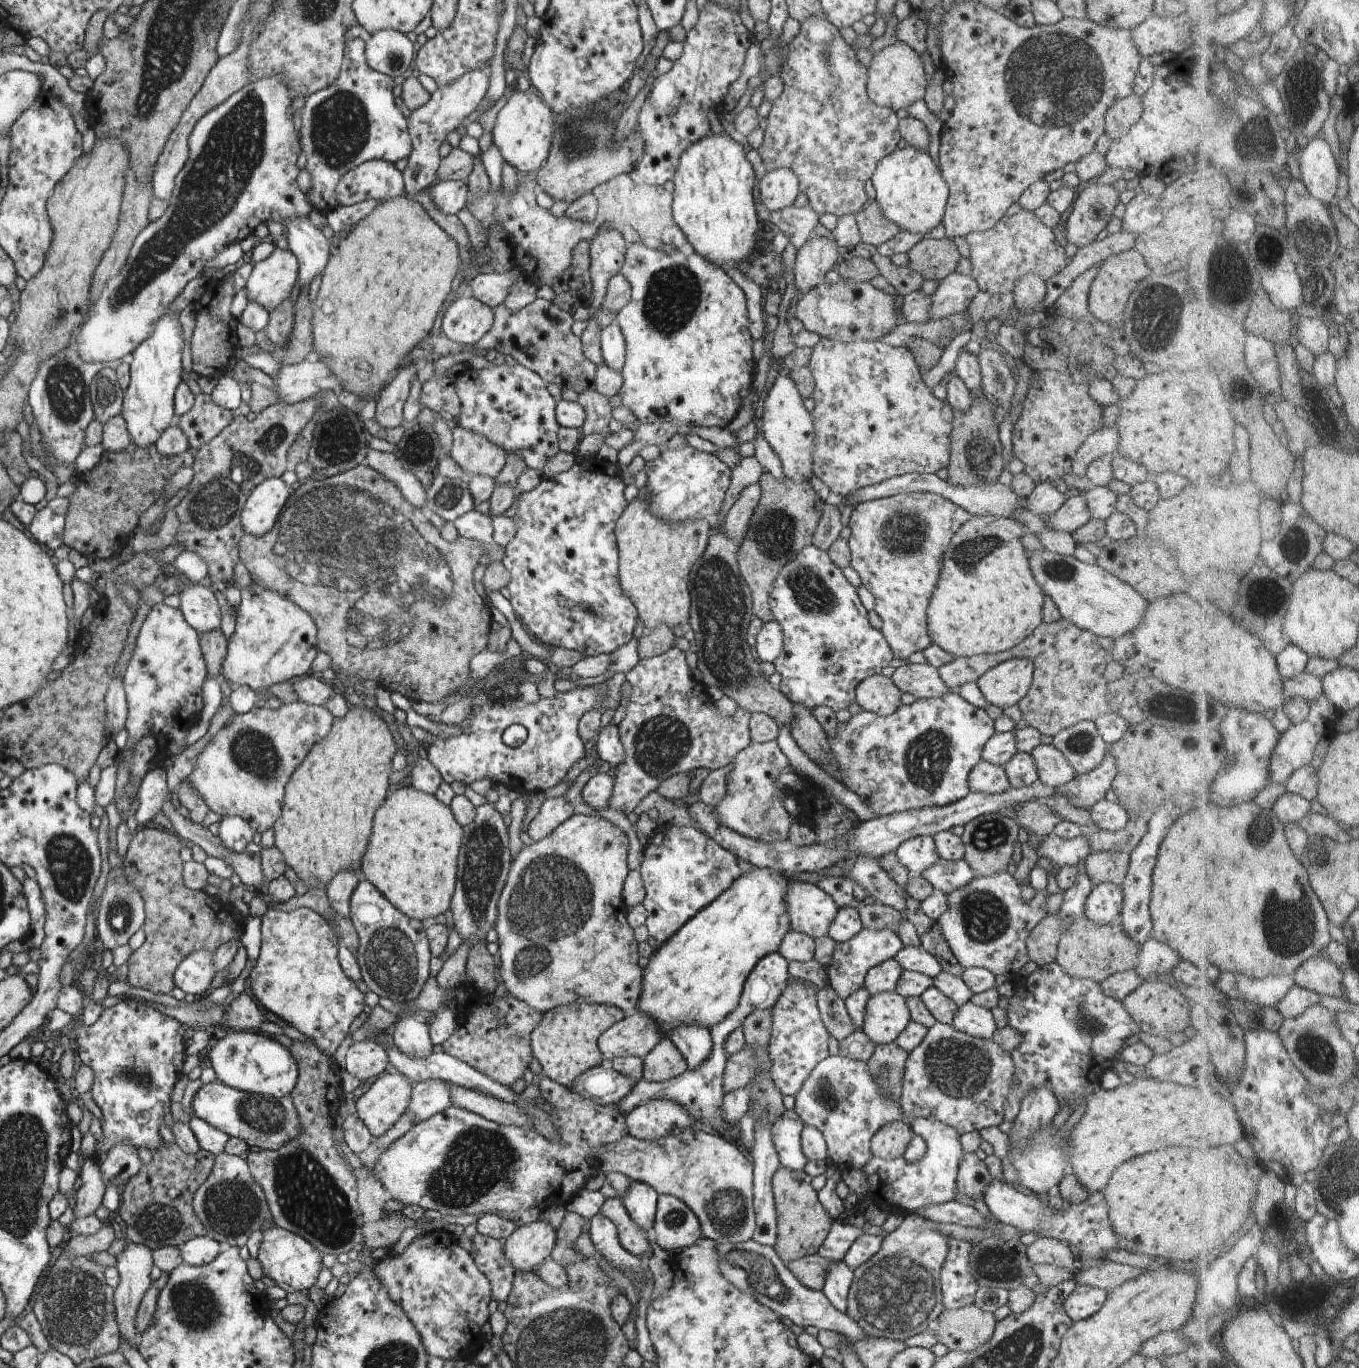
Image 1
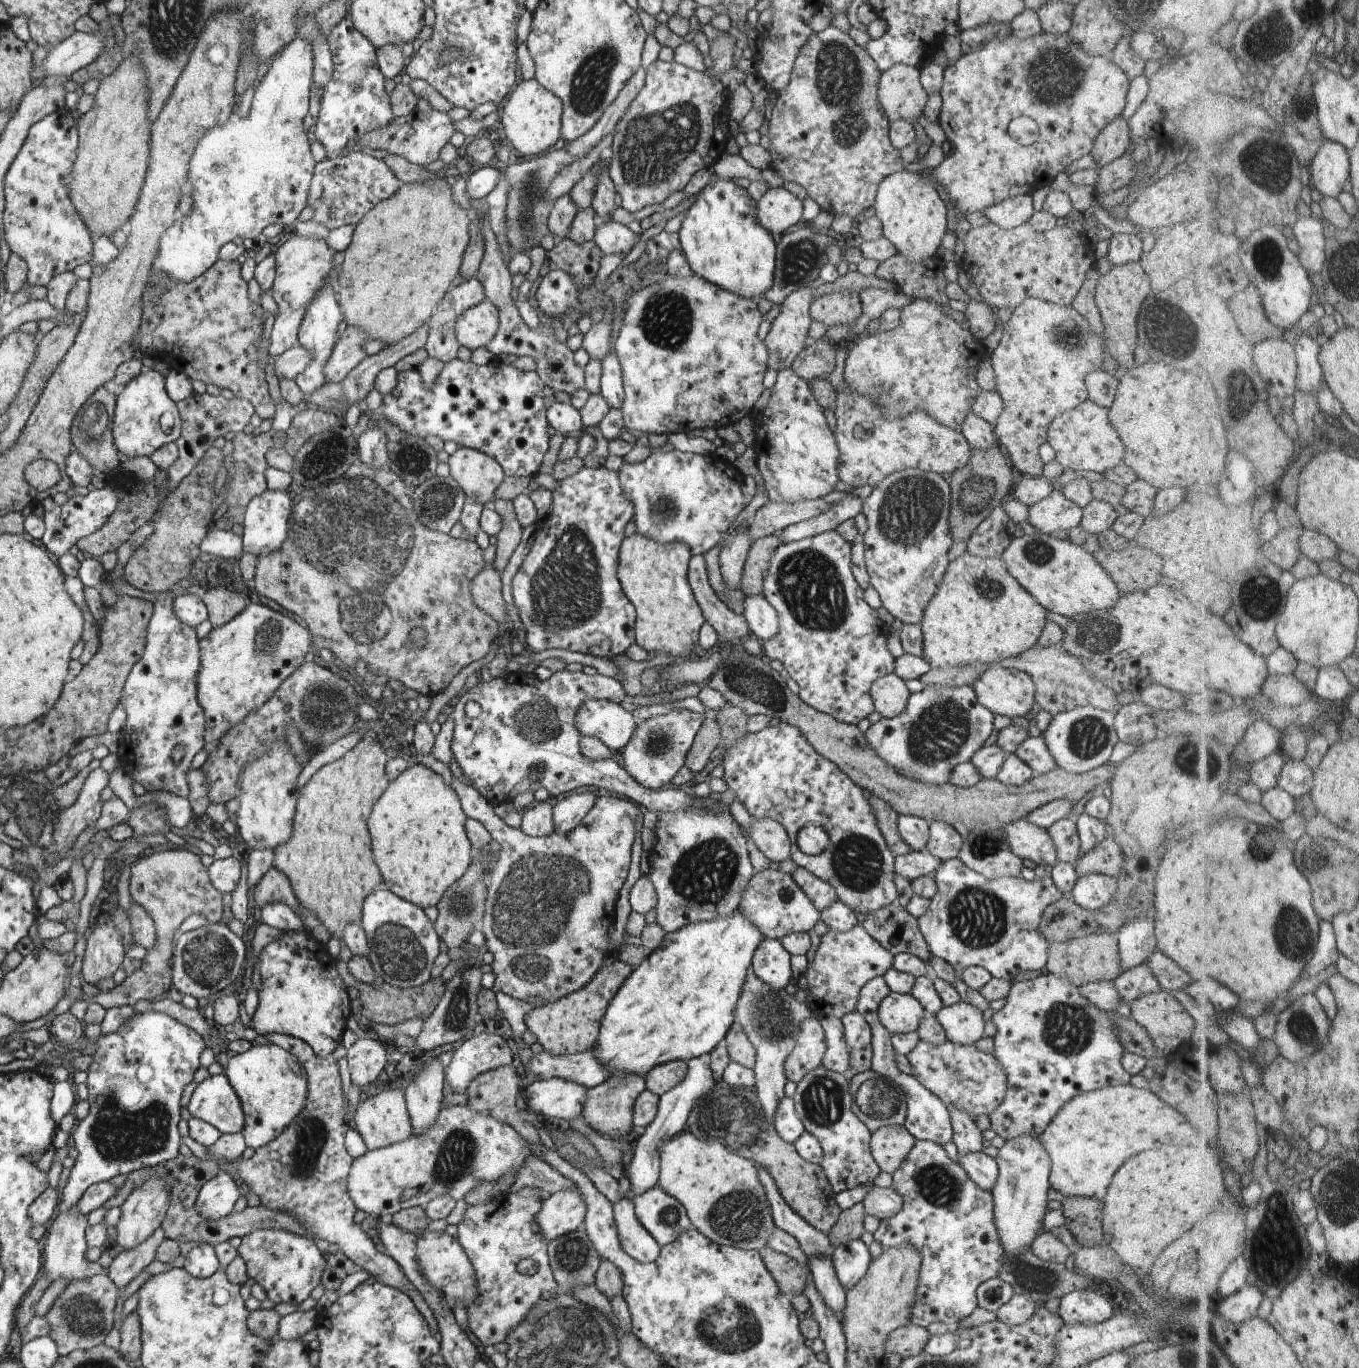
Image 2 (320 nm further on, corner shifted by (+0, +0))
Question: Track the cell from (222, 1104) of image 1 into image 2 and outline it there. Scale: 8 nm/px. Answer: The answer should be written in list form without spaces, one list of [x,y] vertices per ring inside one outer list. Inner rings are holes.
[[[224,1073],[209,1075],[194,1090],[187,1111],[192,1117],[215,1125],[222,1134],[242,1133],[243,1108]]]

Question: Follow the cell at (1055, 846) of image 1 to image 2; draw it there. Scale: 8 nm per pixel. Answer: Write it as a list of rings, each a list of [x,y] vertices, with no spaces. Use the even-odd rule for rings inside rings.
[[[1026,819],[1001,825],[1010,850],[1021,859],[1028,858],[1036,864],[1054,865],[1057,850],[1047,829],[1036,826]]]

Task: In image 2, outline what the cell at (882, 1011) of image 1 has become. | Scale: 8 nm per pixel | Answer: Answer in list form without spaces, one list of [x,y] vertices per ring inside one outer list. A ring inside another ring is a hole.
[[[891,992],[882,1000],[877,1013],[881,1025],[891,1035],[916,1031],[926,1016],[924,1007],[911,992],[908,994]]]

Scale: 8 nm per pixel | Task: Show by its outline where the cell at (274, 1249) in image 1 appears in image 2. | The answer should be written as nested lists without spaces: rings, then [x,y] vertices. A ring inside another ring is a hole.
[[[260,1229],[248,1233],[242,1237],[237,1254],[246,1263],[247,1275],[254,1278],[274,1304],[288,1302],[299,1305],[304,1302],[320,1284],[320,1274],[326,1268],[322,1254],[310,1238],[300,1238],[282,1229]]]

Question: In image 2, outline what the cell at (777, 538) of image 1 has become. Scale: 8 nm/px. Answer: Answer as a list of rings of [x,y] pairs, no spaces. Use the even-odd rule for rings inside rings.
[[[768,535],[751,544],[741,578],[742,594],[762,595],[763,580],[769,569],[769,562],[776,547],[782,544],[780,535]]]

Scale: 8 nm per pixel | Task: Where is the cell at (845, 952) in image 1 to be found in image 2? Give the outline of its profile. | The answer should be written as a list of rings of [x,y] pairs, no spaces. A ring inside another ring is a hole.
[[[857,924],[852,930],[839,933],[829,929],[820,937],[820,944],[814,954],[813,962],[807,964],[808,1007],[818,1016],[831,1016],[841,1019],[853,1013],[857,1007],[861,988],[874,977],[882,977],[893,966],[893,954],[884,948],[866,929]]]

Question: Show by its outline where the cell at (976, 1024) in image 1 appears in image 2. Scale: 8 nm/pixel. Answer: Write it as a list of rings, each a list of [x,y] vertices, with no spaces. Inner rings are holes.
[[[966,1001],[943,1006],[935,1015],[948,1041],[959,1045],[974,1045],[984,1034],[982,1011]]]

